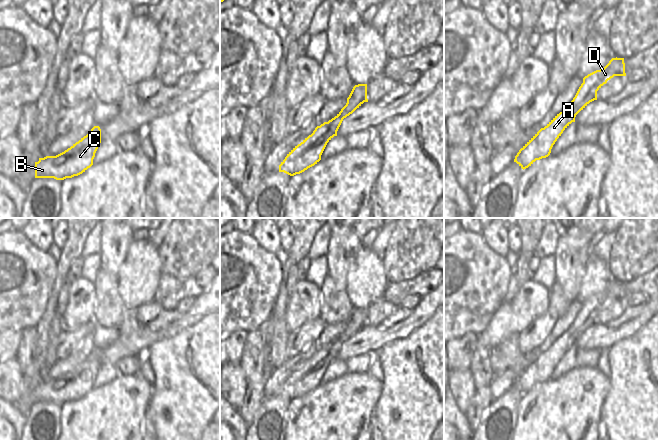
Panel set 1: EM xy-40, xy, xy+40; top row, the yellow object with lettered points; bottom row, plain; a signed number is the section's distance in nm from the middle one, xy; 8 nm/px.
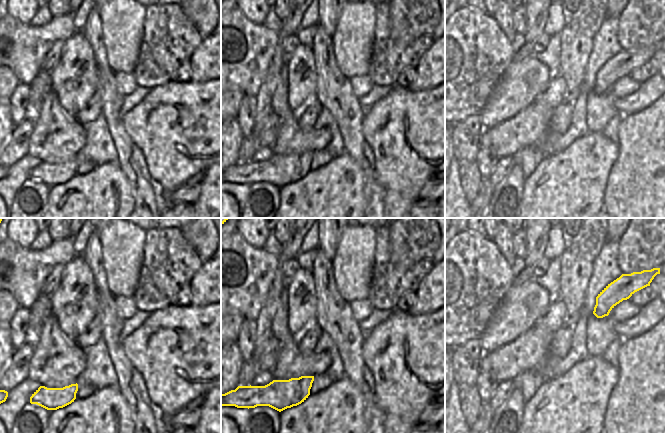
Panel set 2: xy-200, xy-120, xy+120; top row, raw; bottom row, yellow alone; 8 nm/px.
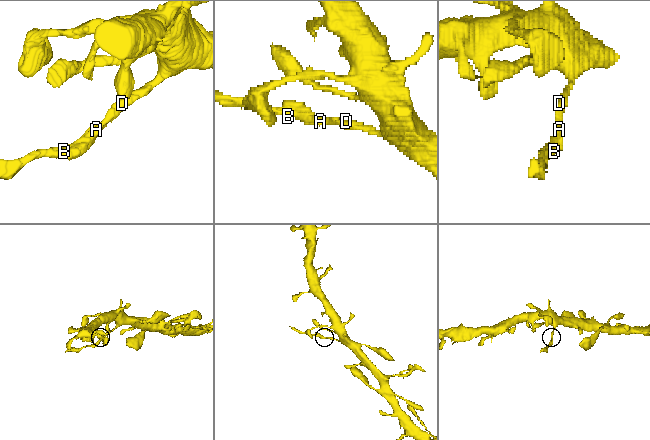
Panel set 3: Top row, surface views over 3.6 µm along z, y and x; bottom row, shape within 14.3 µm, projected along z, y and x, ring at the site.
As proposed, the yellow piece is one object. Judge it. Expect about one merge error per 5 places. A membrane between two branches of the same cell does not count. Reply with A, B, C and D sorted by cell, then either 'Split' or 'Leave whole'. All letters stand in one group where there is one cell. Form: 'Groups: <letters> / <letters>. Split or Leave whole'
Groups: A B C / D. Split.

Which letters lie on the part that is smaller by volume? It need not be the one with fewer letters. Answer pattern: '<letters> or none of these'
A, B, C.

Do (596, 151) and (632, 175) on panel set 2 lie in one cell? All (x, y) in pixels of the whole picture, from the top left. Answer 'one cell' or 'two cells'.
two cells

